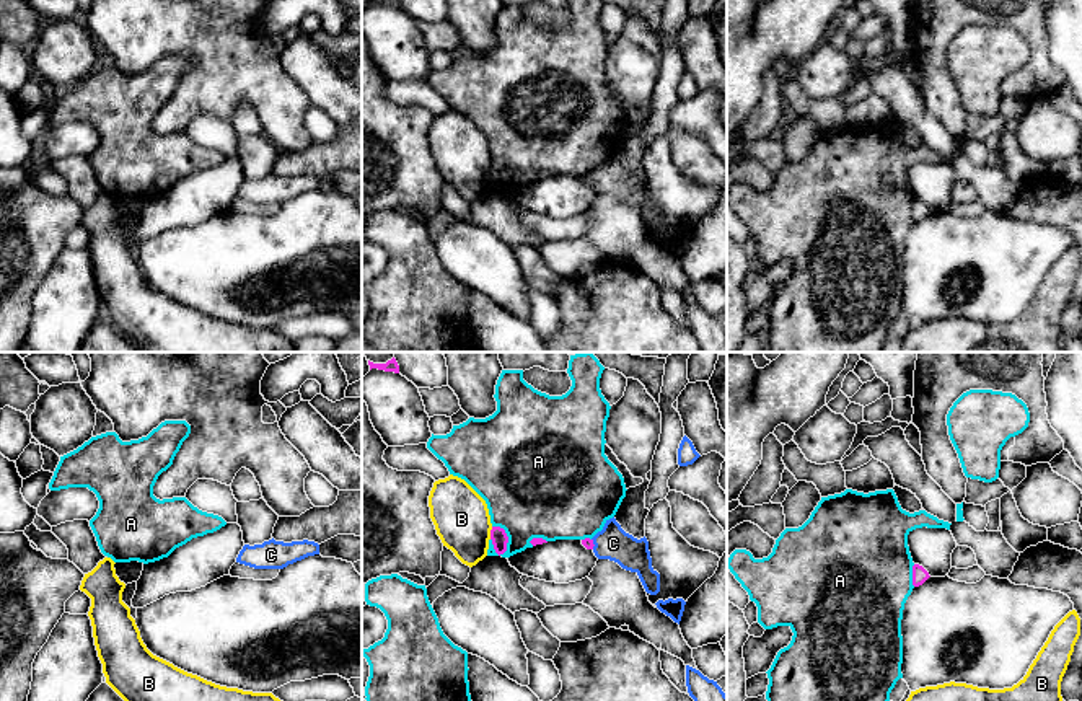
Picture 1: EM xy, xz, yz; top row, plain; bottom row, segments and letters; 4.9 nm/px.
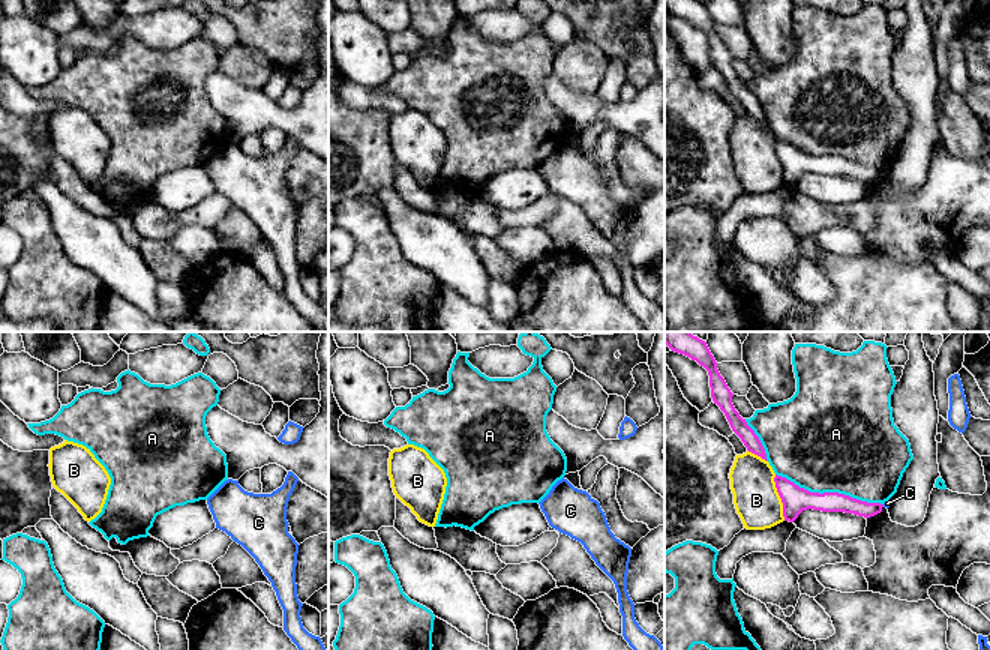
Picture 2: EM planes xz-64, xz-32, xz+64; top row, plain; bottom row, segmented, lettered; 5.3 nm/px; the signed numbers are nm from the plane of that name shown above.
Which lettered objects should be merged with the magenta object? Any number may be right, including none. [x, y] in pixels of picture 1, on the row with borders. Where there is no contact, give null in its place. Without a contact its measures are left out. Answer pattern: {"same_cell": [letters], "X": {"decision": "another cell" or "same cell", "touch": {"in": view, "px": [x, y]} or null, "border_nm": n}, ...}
{"same_cell": ["C"], "A": {"decision": "another cell", "touch": {"in": "xz", "px": [507, 537]}, "border_nm": 160}, "B": {"decision": "another cell", "touch": {"in": "xz", "px": [491, 533]}, "border_nm": 70}, "C": {"decision": "same cell", "touch": {"in": "xz", "px": [592, 543]}, "border_nm": 60}}

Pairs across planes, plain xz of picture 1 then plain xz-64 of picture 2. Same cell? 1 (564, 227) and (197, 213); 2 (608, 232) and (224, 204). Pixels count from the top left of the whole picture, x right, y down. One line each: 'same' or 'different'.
1: same
2: different

